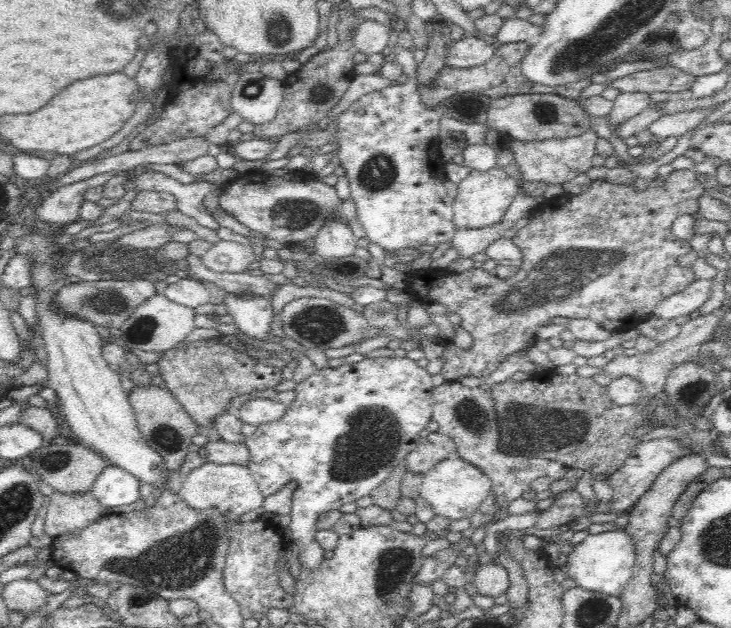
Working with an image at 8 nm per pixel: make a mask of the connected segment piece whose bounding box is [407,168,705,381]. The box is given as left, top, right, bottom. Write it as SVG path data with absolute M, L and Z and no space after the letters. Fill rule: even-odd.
M693 168L673 171L664 178L649 181L644 190L630 185L612 184L606 179L592 181L590 190L574 196L563 194L546 200L530 215L530 224L514 236L514 244L523 254L521 269L510 280L502 280L494 273L473 267L462 273L438 272L434 268L416 272L408 278L407 290L413 297L436 300L461 318L461 328L474 340L470 350L462 351L454 343L447 343L443 353L446 363L441 375L446 381L474 376L484 381L515 352L526 350L536 342L536 331L546 326L550 318L563 316L590 319L613 332L636 328L650 315L659 302L678 294L694 282L693 270L680 267L676 260L692 250L690 243L680 241L672 232L674 220L683 214L698 212L698 198L705 187L696 179Z

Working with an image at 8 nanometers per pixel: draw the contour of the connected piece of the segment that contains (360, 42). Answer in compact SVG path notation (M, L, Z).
M374 20L362 22L353 36L353 43L357 52L362 52L367 58L373 54L387 54L394 39L394 31L386 25L379 24Z

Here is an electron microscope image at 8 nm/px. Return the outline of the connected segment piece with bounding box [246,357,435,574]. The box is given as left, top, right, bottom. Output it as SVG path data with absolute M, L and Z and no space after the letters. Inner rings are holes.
M375 357L367 358L361 362L354 364L340 364L338 367L325 367L318 369L311 376L304 379L301 383L297 384L295 388L296 399L287 408L286 416L282 418L282 422L274 422L274 424L264 424L258 427L255 434L252 434L246 442L246 447L249 449L250 461L247 468L252 474L252 478L259 487L261 494L266 498L281 490L286 484L290 482L298 483L298 490L294 494L294 506L291 510L291 521L289 528L291 530L291 539L298 546L298 554L296 558L300 562L301 569L306 570L310 574L318 572L322 568L325 559L325 550L319 545L316 540L317 535L317 520L321 514L325 512L342 508L346 504L352 502L356 503L362 497L370 496L389 478L392 470L396 466L404 464L406 458L418 450L422 438L420 433L432 421L432 395L435 389L431 381L432 375L426 371L424 367L420 367L418 363L414 362L411 358L404 357Z

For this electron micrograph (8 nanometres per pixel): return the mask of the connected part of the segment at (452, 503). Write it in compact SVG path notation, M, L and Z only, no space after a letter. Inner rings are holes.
M454 458L444 460L423 473L420 497L430 504L436 515L445 516L453 521L470 518L491 494L491 490L492 482L482 470L464 460Z

